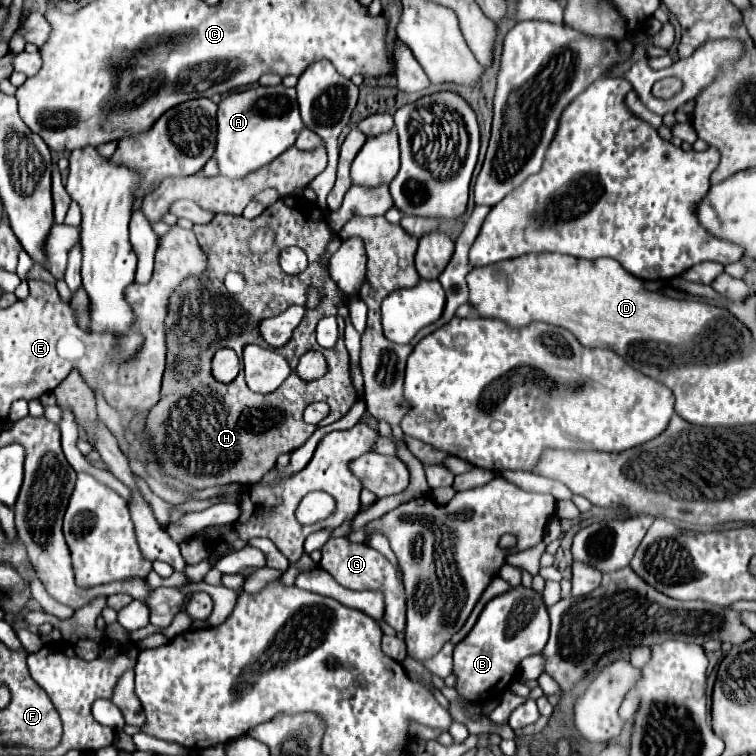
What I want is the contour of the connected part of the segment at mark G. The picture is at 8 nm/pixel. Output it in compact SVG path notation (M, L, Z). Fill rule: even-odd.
M334 538L328 540L322 546L322 560L320 568L330 572L338 584L350 590L382 590L386 596L386 612L384 620L394 628L394 630L404 630L406 622L406 598L404 598L404 586L396 578L394 566L374 548L368 544L352 544L348 538Z

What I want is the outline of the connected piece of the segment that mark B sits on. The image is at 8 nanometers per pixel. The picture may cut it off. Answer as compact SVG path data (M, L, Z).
M518 584L516 588L492 598L482 610L472 632L454 648L456 690L474 704L488 700L494 688L496 696L504 694L516 678L520 662L532 654L540 654L546 646L548 630L548 608L540 592Z

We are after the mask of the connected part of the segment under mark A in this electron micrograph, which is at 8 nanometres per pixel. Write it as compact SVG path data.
M256 86L244 92L230 92L218 104L218 138L214 158L218 162L220 176L230 180L244 178L246 174L268 166L284 150L294 146L298 132L304 128L296 90L278 86Z

